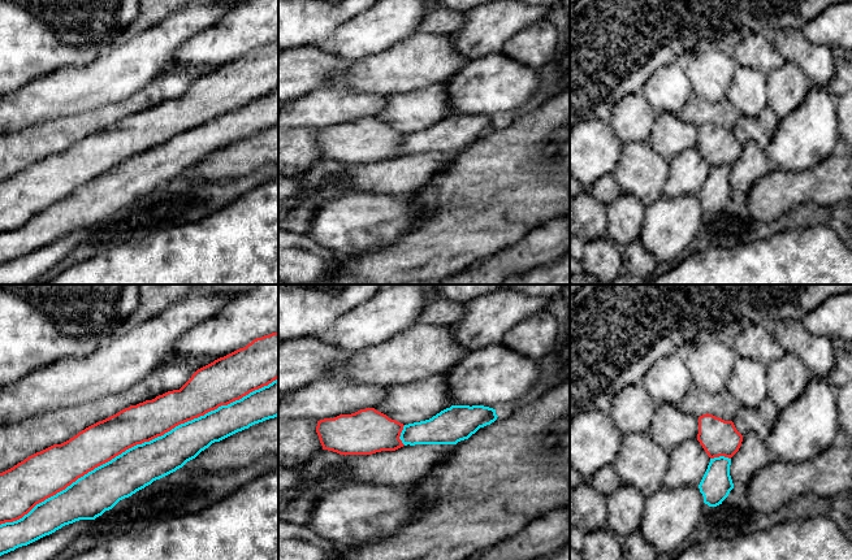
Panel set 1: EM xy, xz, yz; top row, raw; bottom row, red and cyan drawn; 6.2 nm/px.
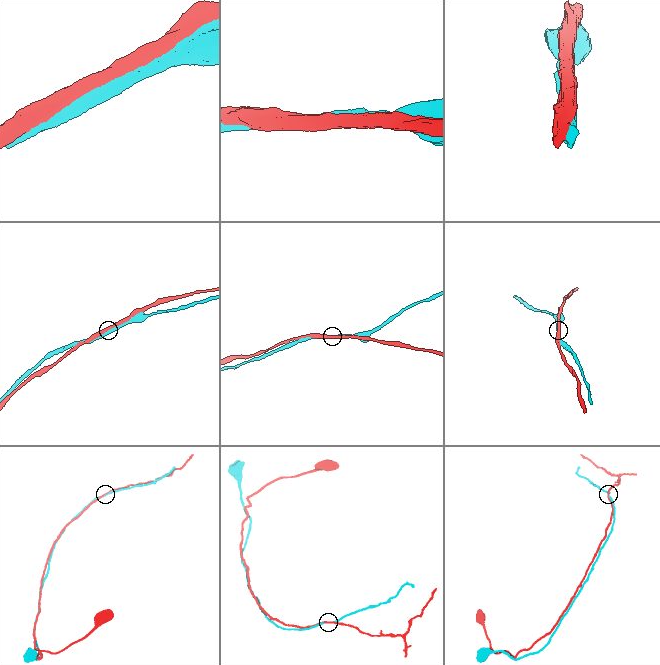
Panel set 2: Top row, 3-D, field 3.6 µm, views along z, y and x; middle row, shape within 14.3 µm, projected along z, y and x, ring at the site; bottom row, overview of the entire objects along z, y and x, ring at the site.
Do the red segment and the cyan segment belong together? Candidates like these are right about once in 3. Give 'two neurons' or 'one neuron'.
two neurons

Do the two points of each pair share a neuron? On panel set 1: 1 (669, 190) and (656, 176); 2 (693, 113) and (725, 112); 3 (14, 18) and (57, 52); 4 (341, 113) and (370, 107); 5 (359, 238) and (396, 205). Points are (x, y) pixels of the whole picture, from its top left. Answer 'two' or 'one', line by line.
1: two
2: one
3: one
4: one
5: one

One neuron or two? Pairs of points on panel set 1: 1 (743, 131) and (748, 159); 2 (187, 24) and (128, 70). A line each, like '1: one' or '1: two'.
1: two
2: one

